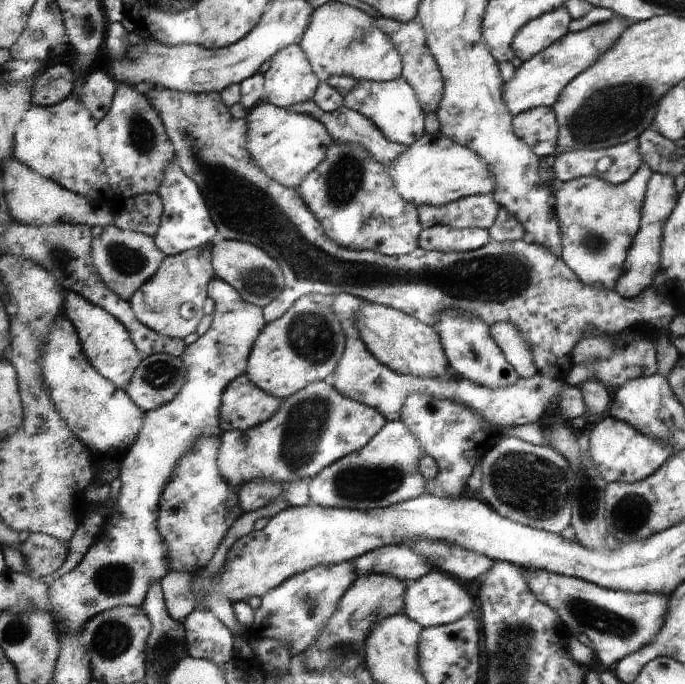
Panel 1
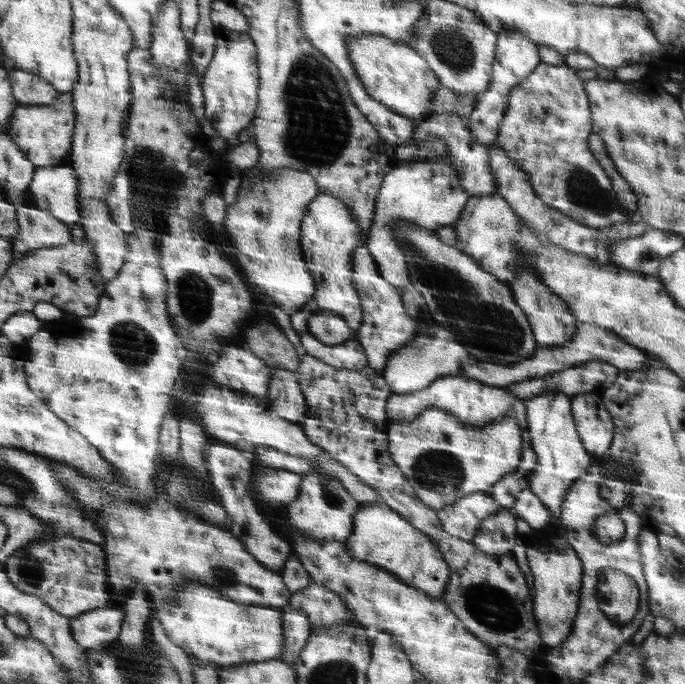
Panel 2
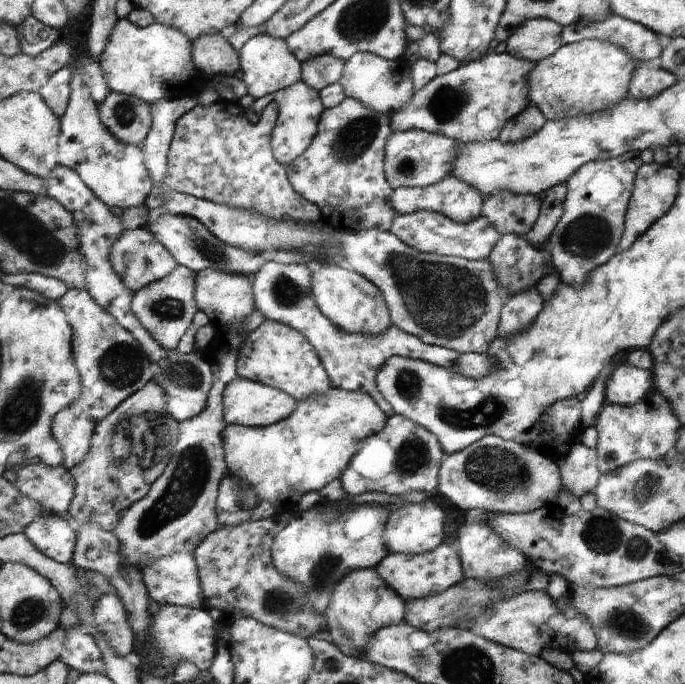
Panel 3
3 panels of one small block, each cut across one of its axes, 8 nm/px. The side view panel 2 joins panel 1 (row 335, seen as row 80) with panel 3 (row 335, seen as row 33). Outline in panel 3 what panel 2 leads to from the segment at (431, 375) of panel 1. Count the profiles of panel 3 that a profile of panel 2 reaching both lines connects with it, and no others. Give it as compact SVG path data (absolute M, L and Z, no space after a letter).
M341 264L313 266L312 272L314 300L318 308L335 325L338 325L338 328L346 329L346 332L362 334L362 336L376 336L386 332L393 325L381 289L361 274Z

